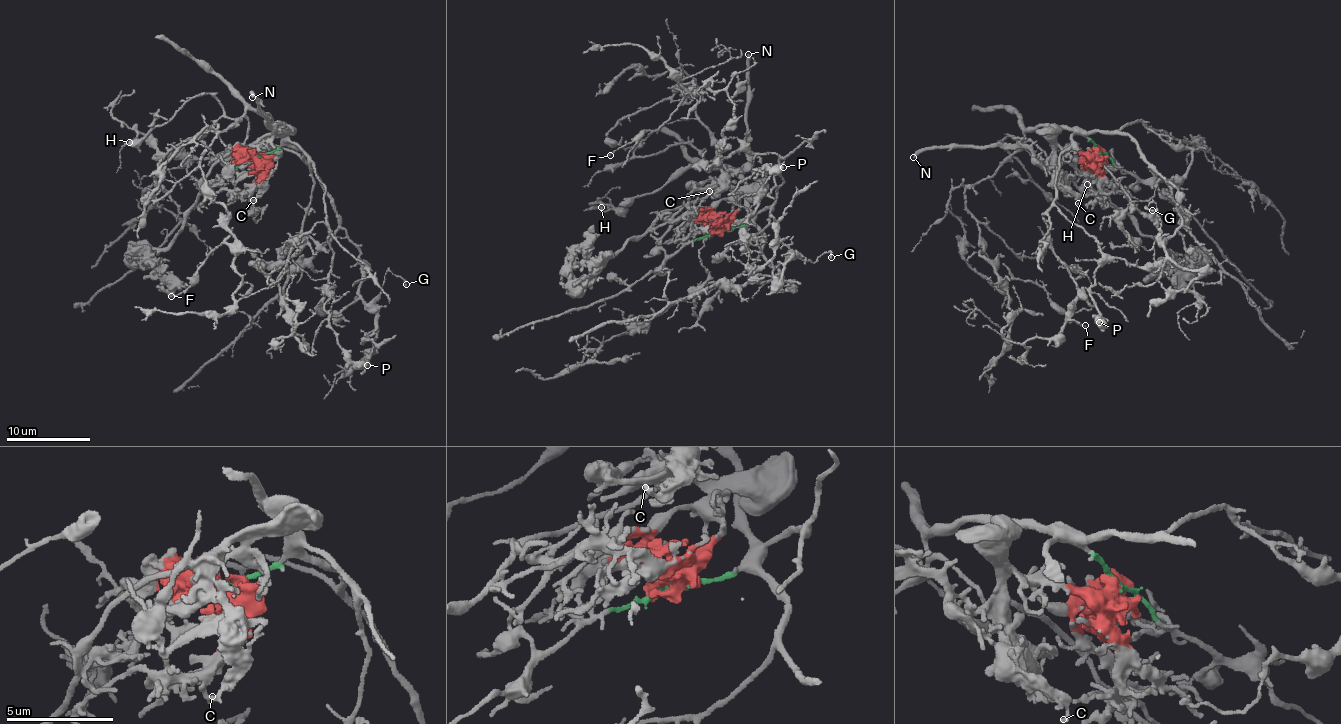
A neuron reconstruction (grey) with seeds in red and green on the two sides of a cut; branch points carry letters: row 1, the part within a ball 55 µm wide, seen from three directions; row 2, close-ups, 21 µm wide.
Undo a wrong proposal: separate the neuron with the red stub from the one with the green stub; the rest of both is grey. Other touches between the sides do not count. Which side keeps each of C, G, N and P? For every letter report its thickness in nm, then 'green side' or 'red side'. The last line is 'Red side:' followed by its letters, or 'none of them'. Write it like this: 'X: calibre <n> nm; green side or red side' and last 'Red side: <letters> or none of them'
C: calibre 200 nm; red side
G: calibre 160 nm; green side
N: calibre 300 nm; red side
P: calibre 550 nm; green side
Red side: C, N

